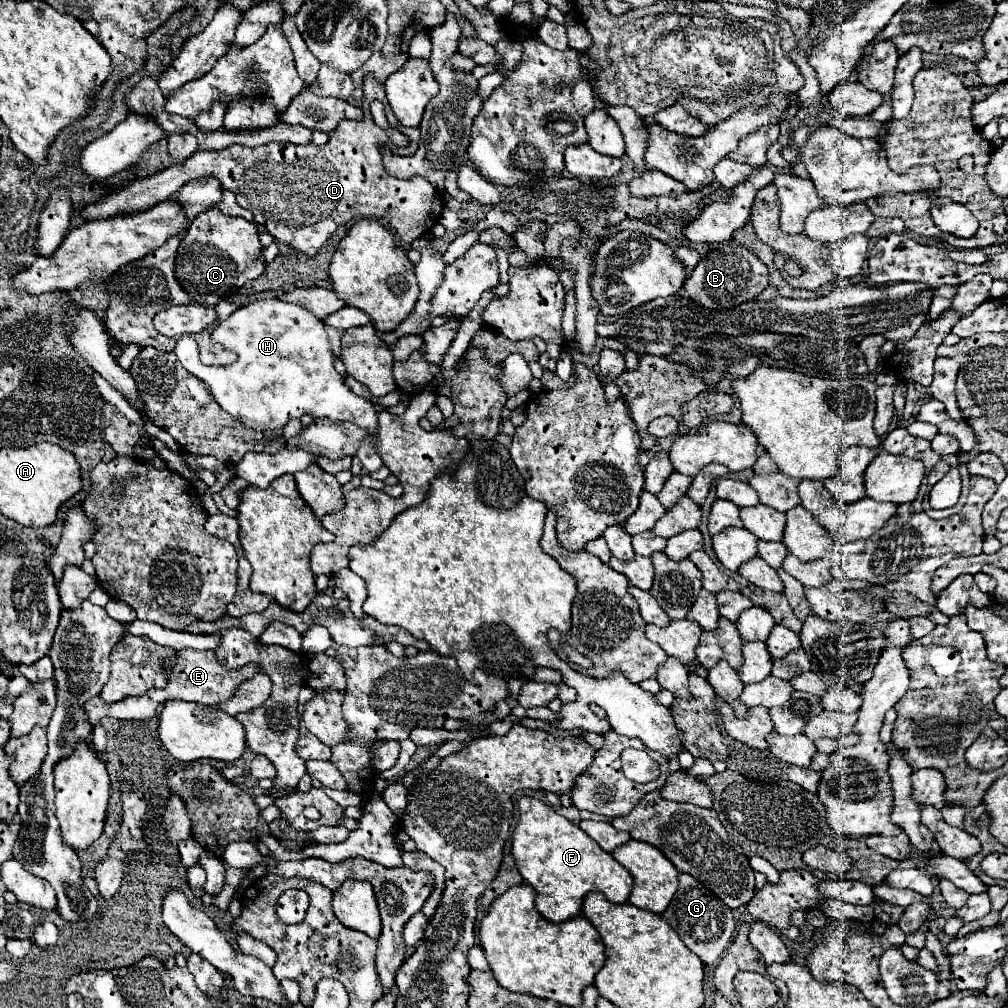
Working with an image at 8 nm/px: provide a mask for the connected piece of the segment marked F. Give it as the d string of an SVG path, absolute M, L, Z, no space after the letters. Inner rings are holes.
M521 797L519 813L521 813L519 823L511 837L511 853L515 857L515 865L517 865L519 873L523 875L523 879L537 891L535 909L545 919L549 919L553 923L561 923L561 921L567 921L567 919L579 915L583 897L591 891L601 891L613 903L627 901L627 897L631 893L631 885L633 885L629 871L623 865L619 865L611 853L597 849L597 845L593 845L593 839L585 837L585 833L581 833L581 829L577 829L577 825L573 821L561 817L549 805L545 805L543 801L535 799L535 797Z

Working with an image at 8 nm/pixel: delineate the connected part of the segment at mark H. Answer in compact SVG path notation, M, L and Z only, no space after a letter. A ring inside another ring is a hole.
M279 299L255 301L245 307L239 307L231 313L225 321L221 321L213 331L211 339L219 341L223 347L235 351L239 359L233 365L217 367L217 365L203 365L199 361L199 347L191 335L185 335L175 345L175 355L179 363L197 379L209 385L215 401L227 411L233 419L241 419L249 429L256 431L283 428L289 420L300 419L303 415L312 414L315 418L327 417L331 421L351 421L359 427L377 427L377 413L371 401L355 395L343 381L343 377L333 369L335 355L329 345L329 337L321 319L317 319L311 311L295 305L285 303Z

